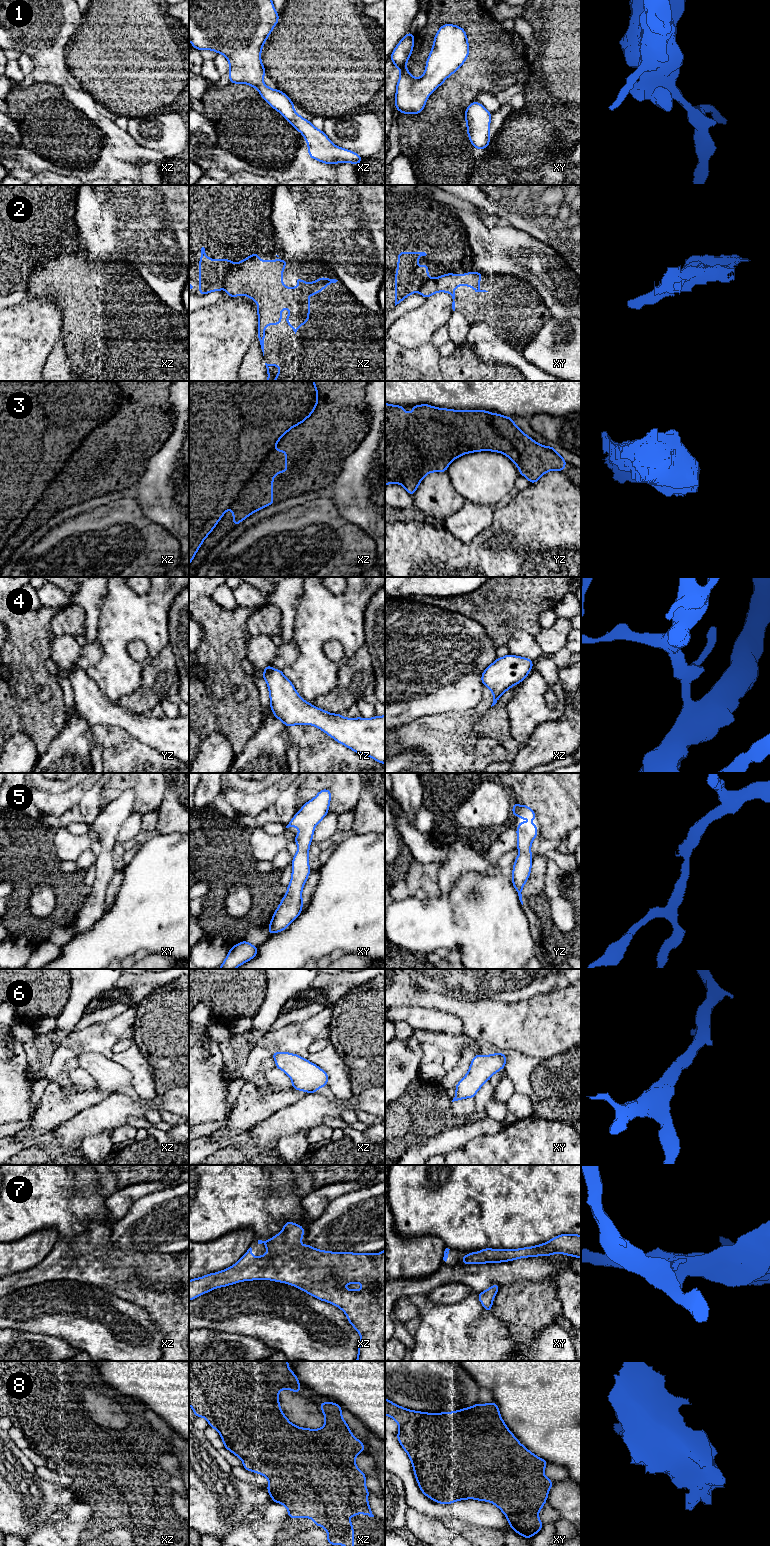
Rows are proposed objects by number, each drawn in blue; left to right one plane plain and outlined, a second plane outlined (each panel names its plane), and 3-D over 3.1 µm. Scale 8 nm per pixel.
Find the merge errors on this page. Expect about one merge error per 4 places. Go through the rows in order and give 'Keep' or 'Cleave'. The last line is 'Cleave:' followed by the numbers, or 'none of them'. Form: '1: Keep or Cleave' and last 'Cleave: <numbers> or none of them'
1: Keep
2: Cleave
3: Cleave
4: Keep
5: Keep
6: Keep
7: Keep
8: Keep
Cleave: 2, 3

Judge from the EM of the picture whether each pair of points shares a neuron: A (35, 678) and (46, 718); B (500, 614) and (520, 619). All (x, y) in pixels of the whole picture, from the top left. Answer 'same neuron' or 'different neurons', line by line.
A: same neuron
B: same neuron

